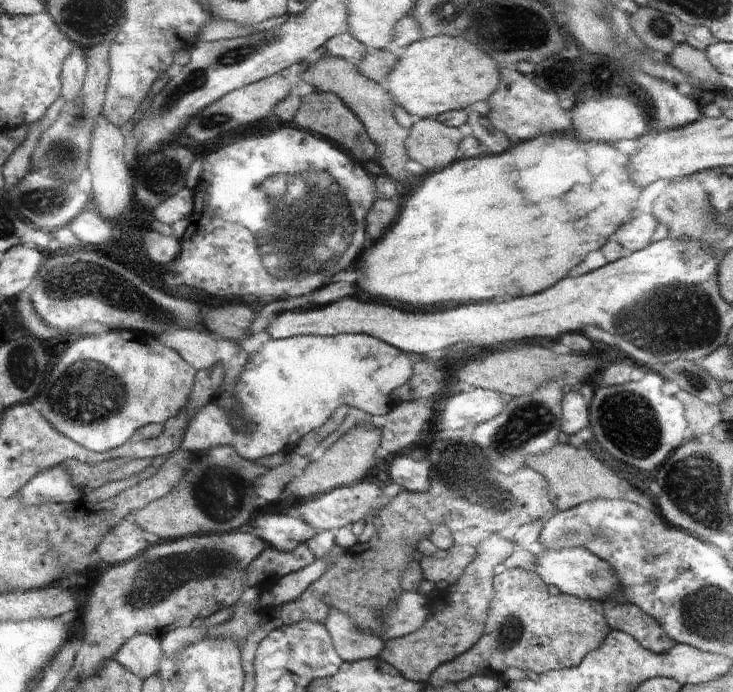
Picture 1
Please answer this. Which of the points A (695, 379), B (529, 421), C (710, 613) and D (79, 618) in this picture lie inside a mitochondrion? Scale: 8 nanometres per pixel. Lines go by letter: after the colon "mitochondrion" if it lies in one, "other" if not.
A: mitochondrion
B: mitochondrion
C: mitochondrion
D: other

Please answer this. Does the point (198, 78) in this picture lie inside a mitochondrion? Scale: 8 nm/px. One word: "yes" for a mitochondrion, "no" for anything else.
yes

